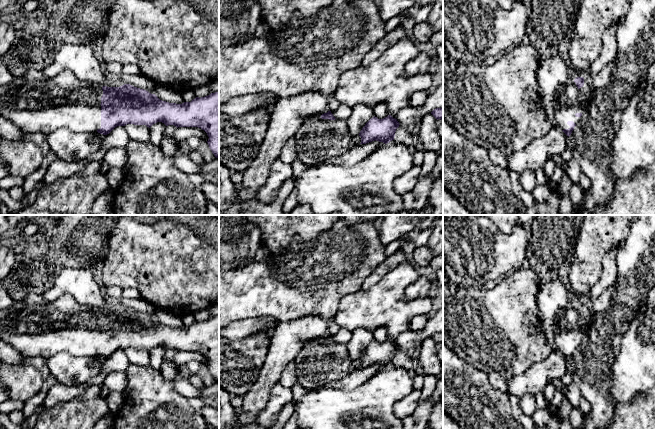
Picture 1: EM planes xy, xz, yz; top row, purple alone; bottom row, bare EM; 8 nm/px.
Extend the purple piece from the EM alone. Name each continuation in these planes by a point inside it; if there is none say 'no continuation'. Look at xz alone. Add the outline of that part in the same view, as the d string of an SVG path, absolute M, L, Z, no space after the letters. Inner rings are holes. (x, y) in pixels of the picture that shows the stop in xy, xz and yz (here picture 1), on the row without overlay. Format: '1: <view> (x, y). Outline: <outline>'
no continuation

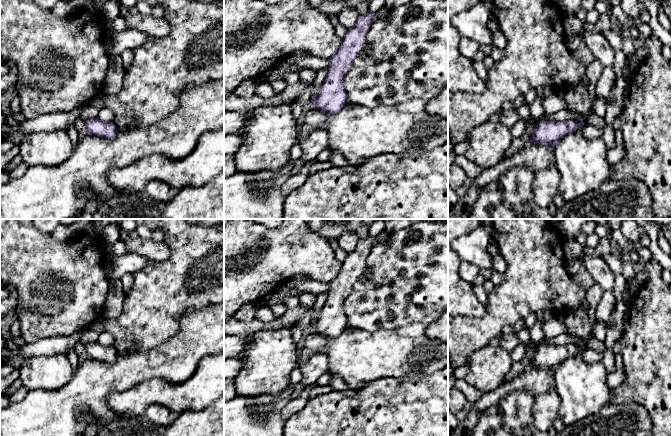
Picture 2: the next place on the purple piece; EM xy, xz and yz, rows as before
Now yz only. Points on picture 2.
1: yz (590, 356). Outline: M584 348L579 353L582 354L584 360L587 363L595 363L595 362L602 361L602 359L603 359L603 355L602 354L600 354L597 351L592 350L592 349L586 349L586 348Z

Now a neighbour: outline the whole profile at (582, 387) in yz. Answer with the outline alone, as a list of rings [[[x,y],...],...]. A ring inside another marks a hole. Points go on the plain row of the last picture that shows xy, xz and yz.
[[[581,353],[567,357],[553,371],[560,396],[559,416],[565,426],[597,414],[610,403],[610,388],[602,361],[587,363]]]

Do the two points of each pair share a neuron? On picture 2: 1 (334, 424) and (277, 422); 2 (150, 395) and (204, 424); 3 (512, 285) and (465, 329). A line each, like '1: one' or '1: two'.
1: two
2: two
3: one

